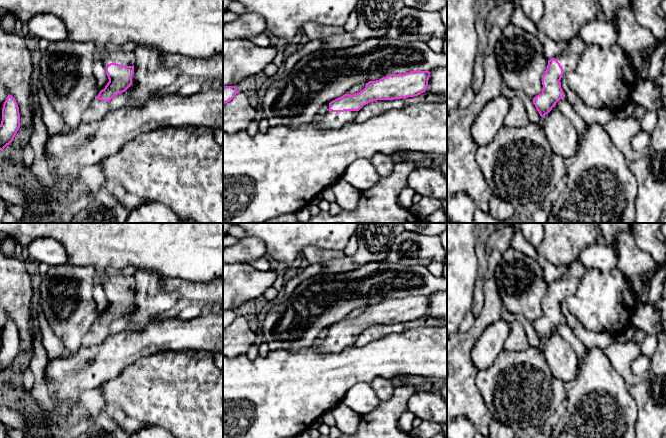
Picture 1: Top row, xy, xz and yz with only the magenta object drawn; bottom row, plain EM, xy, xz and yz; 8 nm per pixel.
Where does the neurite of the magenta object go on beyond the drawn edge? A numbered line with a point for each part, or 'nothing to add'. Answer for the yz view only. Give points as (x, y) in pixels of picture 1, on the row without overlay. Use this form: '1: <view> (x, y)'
1: yz (570, 277)

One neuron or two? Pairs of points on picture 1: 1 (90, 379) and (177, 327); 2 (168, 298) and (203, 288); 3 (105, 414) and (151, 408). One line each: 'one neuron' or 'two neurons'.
1: one neuron
2: two neurons
3: two neurons

